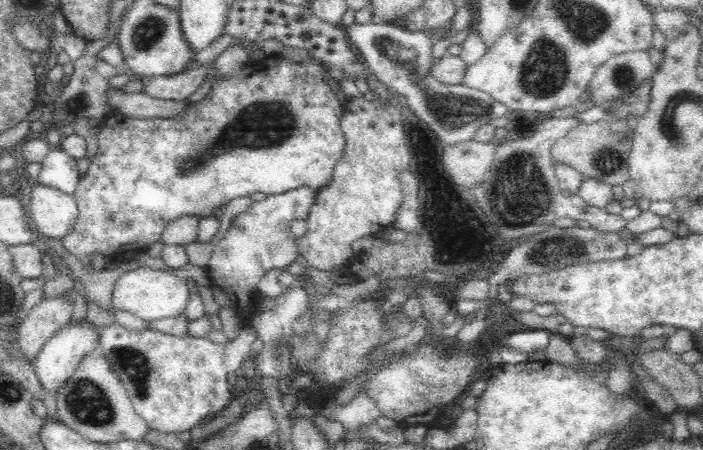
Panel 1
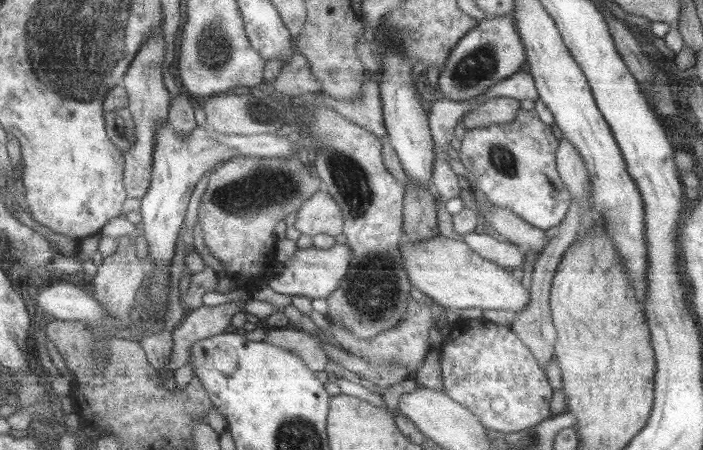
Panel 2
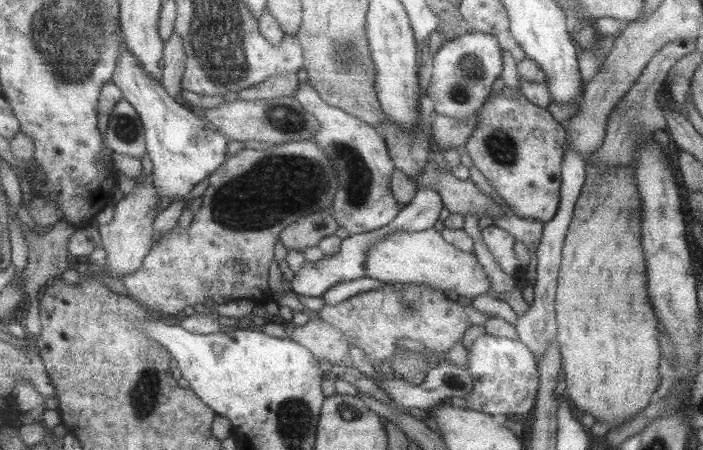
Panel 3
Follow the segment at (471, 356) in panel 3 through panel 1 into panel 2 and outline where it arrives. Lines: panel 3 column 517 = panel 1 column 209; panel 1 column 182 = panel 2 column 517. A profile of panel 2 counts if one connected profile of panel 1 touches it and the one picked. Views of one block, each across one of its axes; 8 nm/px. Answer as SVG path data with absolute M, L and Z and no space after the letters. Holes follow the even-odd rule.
M485 318L460 319L447 328L440 354L444 392L456 403L471 410L490 431L518 432L537 425L550 416L553 388L546 372L538 365L532 352L516 336L509 325L496 324Z

